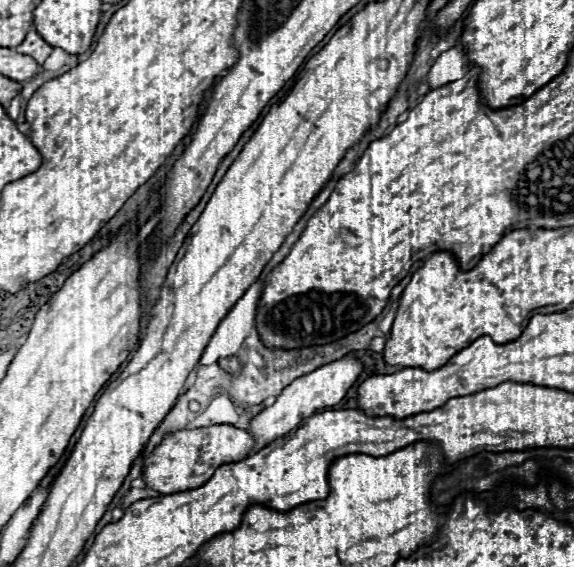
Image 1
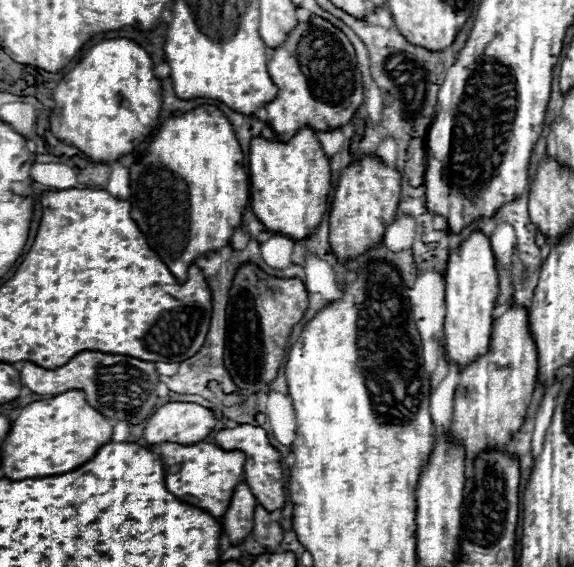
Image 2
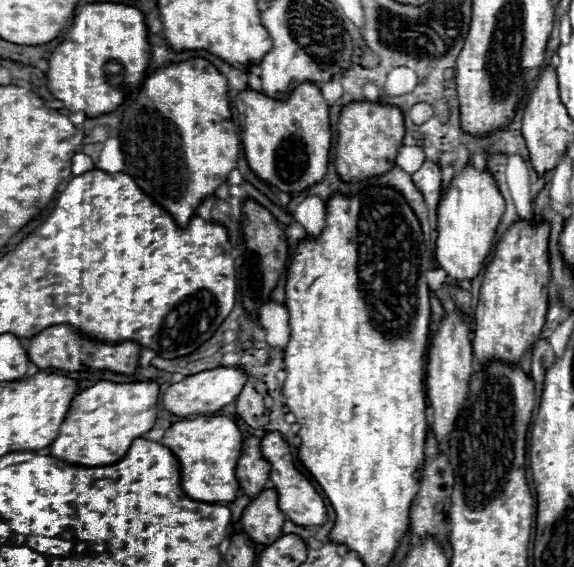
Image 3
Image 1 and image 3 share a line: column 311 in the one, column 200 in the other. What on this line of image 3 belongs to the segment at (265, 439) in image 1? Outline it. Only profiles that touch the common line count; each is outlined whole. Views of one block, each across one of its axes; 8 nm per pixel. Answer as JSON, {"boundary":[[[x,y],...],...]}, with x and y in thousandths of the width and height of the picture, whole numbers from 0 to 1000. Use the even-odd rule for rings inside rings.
{"boundary":[[[373,649],[355,653],[338,663],[324,663],[314,677],[293,681],[293,688],[282,695],[279,713],[289,727],[310,734],[310,737],[341,737],[341,734],[369,734],[376,723],[401,713],[415,691],[422,688],[422,677],[429,674],[429,660],[411,649]]]}

